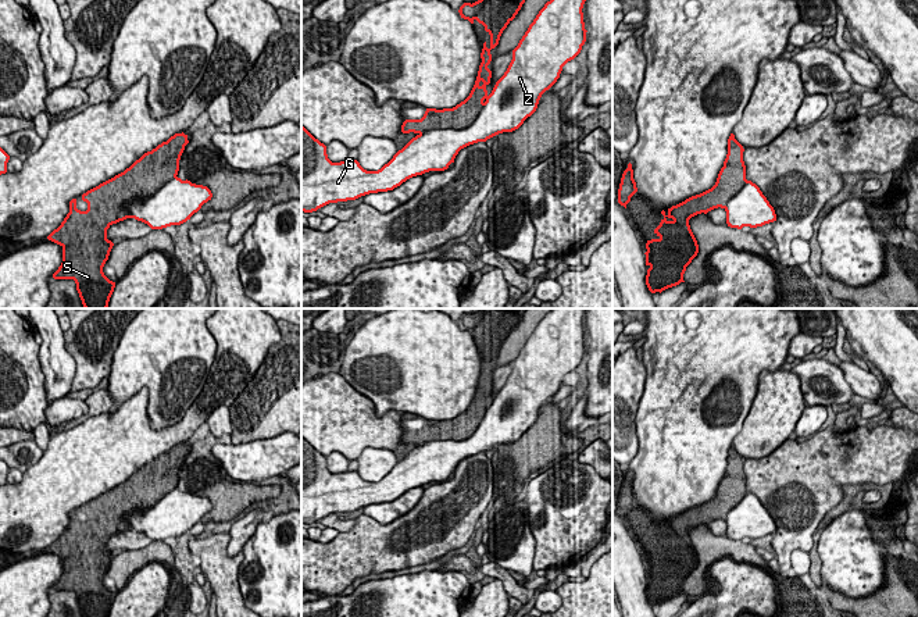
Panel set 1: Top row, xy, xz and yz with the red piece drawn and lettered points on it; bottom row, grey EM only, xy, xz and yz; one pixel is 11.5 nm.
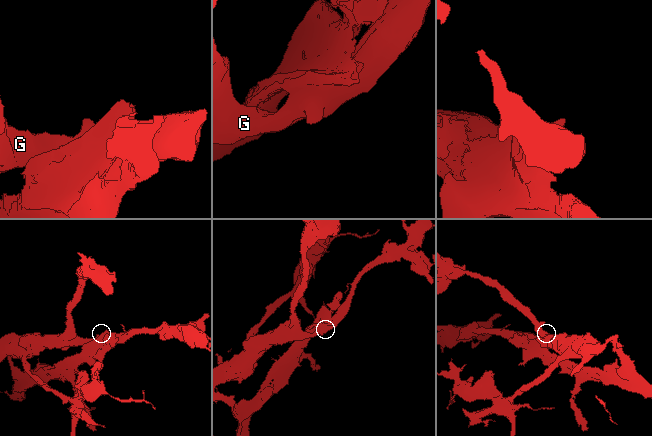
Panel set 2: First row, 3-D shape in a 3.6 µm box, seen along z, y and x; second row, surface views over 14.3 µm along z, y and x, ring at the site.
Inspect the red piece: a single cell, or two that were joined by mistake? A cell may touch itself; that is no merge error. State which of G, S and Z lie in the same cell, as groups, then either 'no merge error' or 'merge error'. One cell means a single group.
G Z / S; merge error

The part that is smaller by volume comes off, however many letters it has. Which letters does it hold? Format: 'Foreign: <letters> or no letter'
Foreign: S

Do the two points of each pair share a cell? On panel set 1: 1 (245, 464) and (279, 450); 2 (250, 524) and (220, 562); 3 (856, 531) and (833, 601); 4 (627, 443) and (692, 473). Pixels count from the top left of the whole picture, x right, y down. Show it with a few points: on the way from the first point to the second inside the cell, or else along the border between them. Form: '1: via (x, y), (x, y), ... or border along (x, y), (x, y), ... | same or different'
1: via (253, 462), (271, 457) | same
2: border along (228, 532), (227, 553), (232, 557) | different
3: border along (822, 589), (831, 588), (849, 596), (868, 596) | different
4: border along (636, 416), (638, 452), (629, 463) | different

